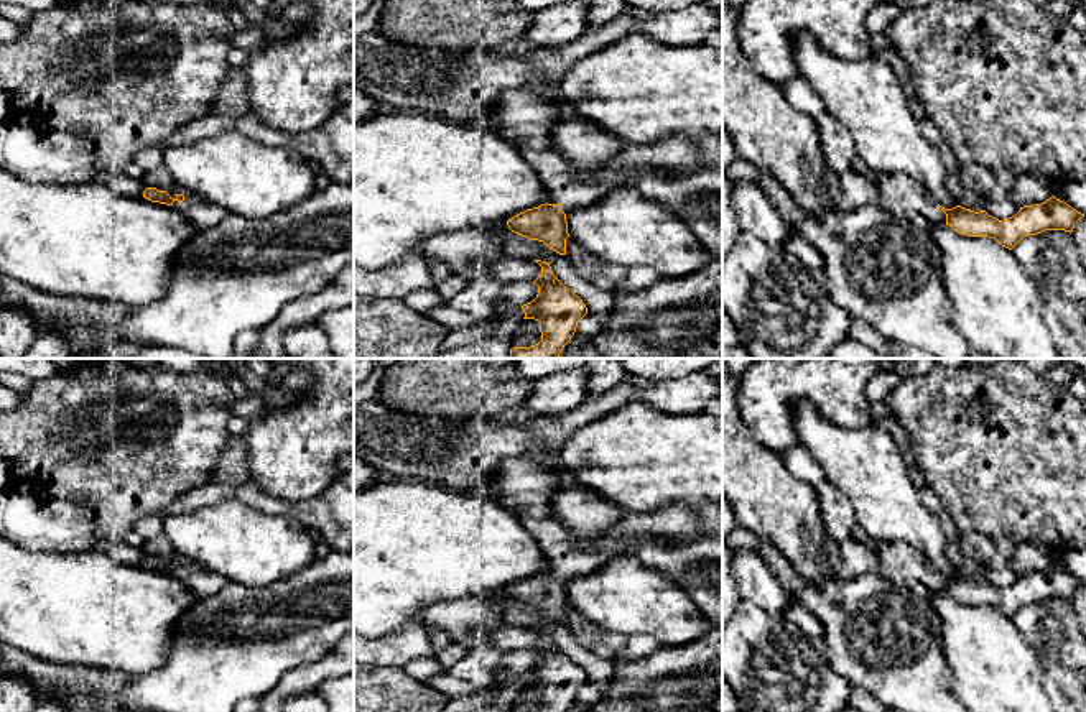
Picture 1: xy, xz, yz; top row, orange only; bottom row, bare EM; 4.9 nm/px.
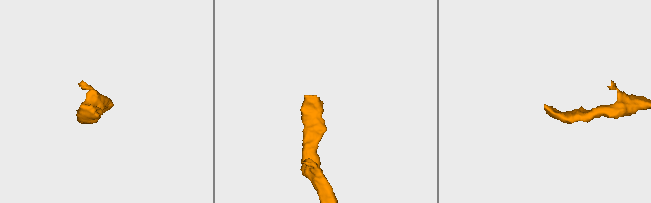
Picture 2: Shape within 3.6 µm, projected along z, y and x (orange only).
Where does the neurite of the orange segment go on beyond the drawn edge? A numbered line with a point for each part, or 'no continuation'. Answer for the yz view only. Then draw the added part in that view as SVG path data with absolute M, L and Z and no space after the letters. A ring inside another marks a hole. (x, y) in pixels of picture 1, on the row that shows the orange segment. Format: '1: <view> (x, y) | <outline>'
1: yz (902, 196) | M877 173L879 206L920 229L946 224L946 214L923 184L903 173Z

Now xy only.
1: xy (201, 214) | M178 184L158 191L166 191L174 199L173 207L183 217L186 217L197 230L217 227L225 217L230 215L227 209L211 202L204 202Z

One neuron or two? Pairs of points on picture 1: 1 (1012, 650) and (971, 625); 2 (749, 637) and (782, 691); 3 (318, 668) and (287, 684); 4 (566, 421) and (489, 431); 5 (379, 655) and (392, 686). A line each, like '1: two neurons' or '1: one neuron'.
1: one neuron
2: one neuron
3: one neuron
4: one neuron
5: two neurons

